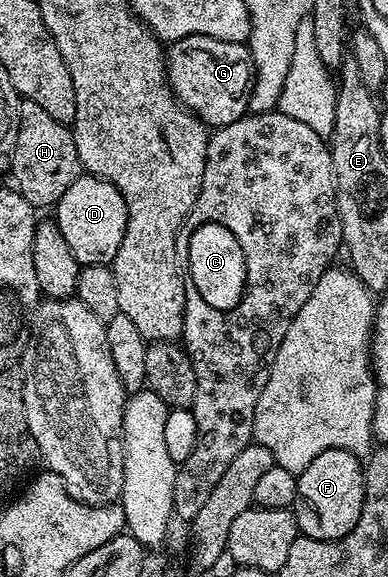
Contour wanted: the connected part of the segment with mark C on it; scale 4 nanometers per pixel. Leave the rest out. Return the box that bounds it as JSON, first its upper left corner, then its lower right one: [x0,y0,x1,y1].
[183,221,245,310]

